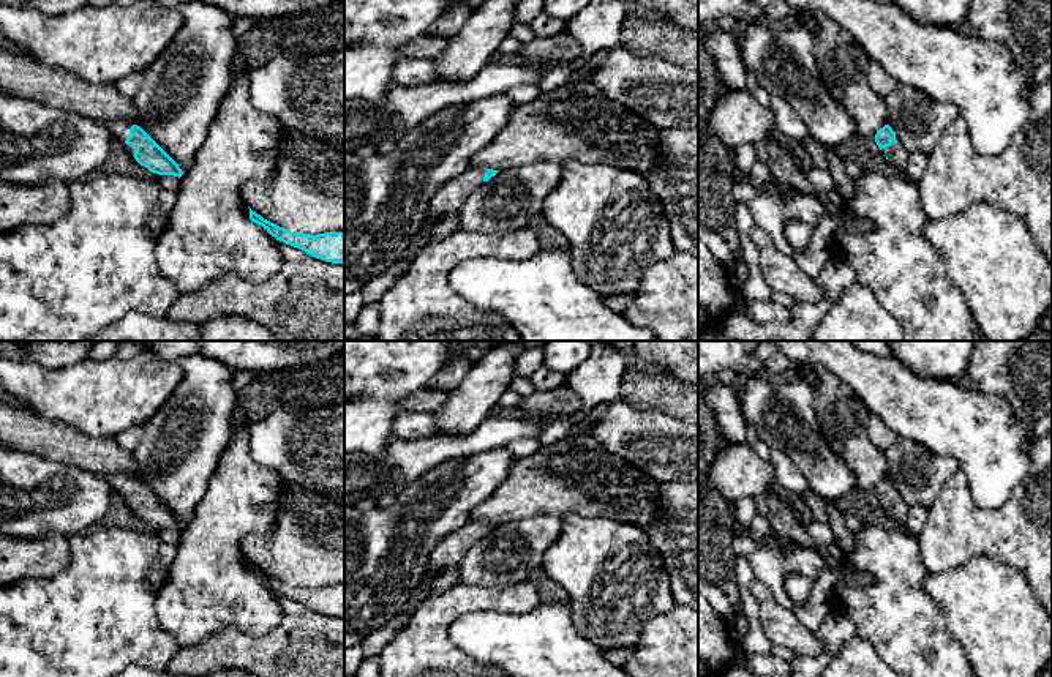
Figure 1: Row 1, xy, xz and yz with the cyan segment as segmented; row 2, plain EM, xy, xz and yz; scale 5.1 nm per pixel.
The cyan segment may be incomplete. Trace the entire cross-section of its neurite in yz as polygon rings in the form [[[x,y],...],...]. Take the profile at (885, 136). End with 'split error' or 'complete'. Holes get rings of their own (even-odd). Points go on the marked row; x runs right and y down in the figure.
[[[885,125],[877,131],[875,142],[892,166],[900,169],[907,166],[910,155],[905,151],[889,125]]]; split error

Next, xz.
[[[468,169],[460,177],[441,186],[430,204],[430,218],[442,218],[460,211],[471,193],[498,172],[493,169]]]; split error

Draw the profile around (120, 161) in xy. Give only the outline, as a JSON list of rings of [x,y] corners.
[[[114,139],[109,158],[87,177],[95,177],[96,174],[123,174],[148,180],[158,180],[160,177],[158,174],[153,174],[147,167],[141,166],[134,156],[126,151],[125,144],[117,139]]]

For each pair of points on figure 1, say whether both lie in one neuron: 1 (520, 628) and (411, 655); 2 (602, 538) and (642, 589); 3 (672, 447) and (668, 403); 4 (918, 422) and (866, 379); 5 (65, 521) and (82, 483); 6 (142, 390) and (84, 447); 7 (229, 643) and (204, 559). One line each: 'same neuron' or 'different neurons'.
1: different neurons
2: same neuron
3: different neurons
4: same neuron
5: same neuron
6: different neurons
7: different neurons

